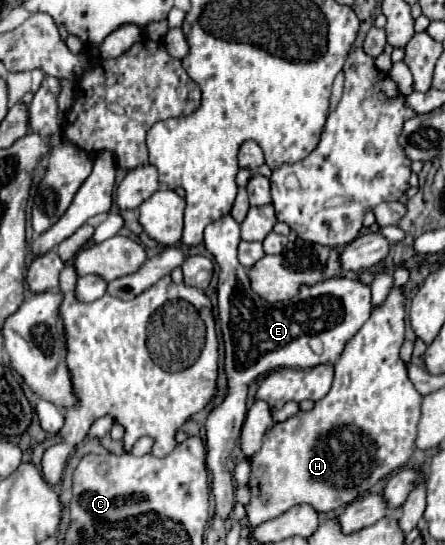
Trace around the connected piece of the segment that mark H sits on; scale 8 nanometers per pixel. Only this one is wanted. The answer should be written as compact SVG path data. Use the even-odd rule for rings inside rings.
M393 286L387 298L373 308L371 318L343 348L339 360L335 362L335 380L329 394L317 400L311 410L299 410L285 422L275 422L265 432L261 450L249 458L251 500L245 510L251 526L271 520L297 504L309 504L317 512L333 512L337 508L345 508L381 478L407 464L415 450L421 394L411 384L405 362L399 358L403 340L405 288Z

